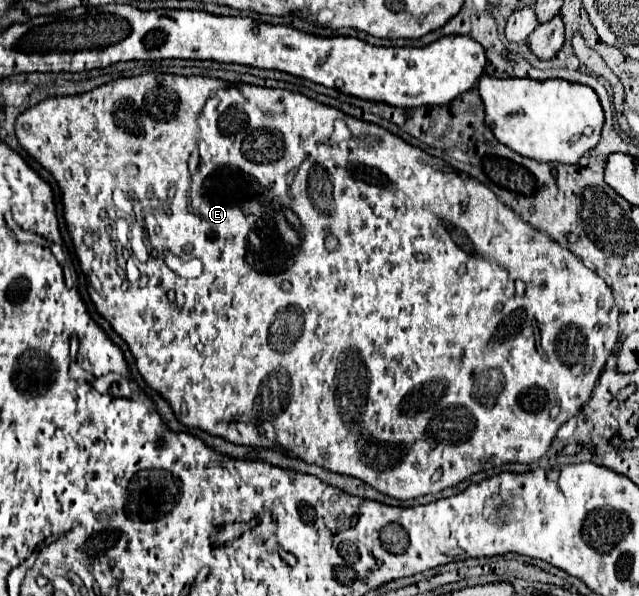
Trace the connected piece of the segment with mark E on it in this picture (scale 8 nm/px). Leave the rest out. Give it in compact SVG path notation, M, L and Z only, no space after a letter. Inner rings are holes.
M146 73L114 79L82 95L48 97L38 105L28 107L16 119L16 137L20 145L58 181L64 203L64 219L74 241L76 255L82 263L92 263L94 259L94 251L84 245L82 235L84 231L104 233L104 221L100 219L100 211L110 209L112 191L116 187L120 187L126 195L132 195L134 199L142 199L144 217L152 217L156 229L160 229L160 251L170 249L170 253L182 259L198 257L204 263L204 271L196 279L182 279L166 265L162 265L160 295L150 297L150 301L138 295L138 299L132 299L128 303L128 299L124 299L124 291L118 289L118 283L106 281L102 287L106 299L102 299L100 293L94 289L90 291L90 297L98 313L108 319L114 331L128 343L136 359L138 371L142 373L146 383L172 403L172 409L178 419L188 427L200 427L232 443L266 449L280 447L292 457L300 457L308 463L322 465L336 473L354 475L378 489L380 493L406 501L420 495L438 493L446 487L458 485L462 479L478 471L498 467L502 463L534 463L544 457L560 425L574 417L582 409L582 405L588 403L592 389L608 361L608 355L616 347L620 333L620 311L614 303L612 289L574 253L560 247L542 231L536 231L532 225L524 223L510 207L500 203L496 195L478 179L472 179L468 175L460 177L460 171L456 171L444 159L432 157L420 147L406 143L398 135L374 123L364 123L352 115L342 113L340 109L308 99L302 93L294 93L288 89L268 89L250 83L230 83L202 75L184 77ZM334 119L346 121L352 133L348 141L330 141ZM124 165L136 165L138 175L128 177L124 173ZM250 181L262 185L280 205L290 205L288 209L294 211L294 215L302 223L304 237L300 241L300 249L296 249L292 257L284 257L286 265L282 269L278 267L278 271L270 271L270 259L260 257L258 253L250 253L248 247L248 237L252 237L252 243L268 243L268 249L286 249L286 241L278 237L276 221L268 213L266 217L262 217L262 205L250 199ZM148 185L154 187L154 193L150 197L146 195ZM172 185L176 187L176 193L170 197L168 189ZM330 235L338 239L336 251L330 251L326 247L326 239ZM518 279L524 281L524 295L516 291Z

